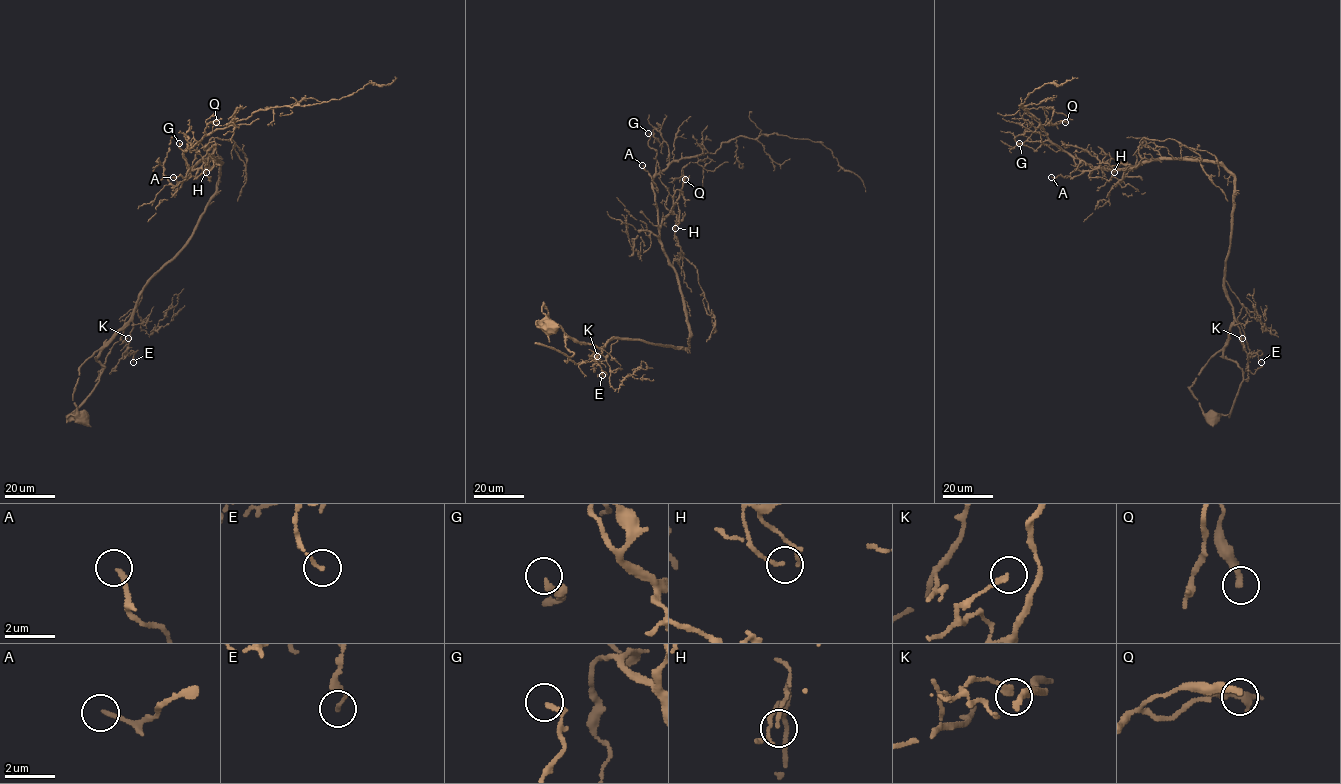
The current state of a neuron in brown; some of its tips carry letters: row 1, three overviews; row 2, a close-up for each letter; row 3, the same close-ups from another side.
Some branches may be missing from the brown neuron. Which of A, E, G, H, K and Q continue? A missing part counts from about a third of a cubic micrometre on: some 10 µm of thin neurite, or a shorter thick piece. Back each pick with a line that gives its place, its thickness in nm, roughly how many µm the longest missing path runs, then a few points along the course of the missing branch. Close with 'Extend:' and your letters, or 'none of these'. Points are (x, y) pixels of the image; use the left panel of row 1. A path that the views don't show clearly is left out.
Extend: none of these

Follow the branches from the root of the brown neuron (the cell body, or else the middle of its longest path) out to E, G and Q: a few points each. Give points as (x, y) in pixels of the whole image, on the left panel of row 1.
E: (85, 420), (73, 400), (78, 368), (131, 321), (133, 328), (126, 352), (133, 354), (133, 362)
G: (85, 420), (73, 400), (78, 368), (129, 319), (216, 190), (220, 164), (190, 169), (179, 143)
Q: (85, 420), (78, 368), (216, 190), (216, 160), (183, 158), (229, 123), (216, 122)

